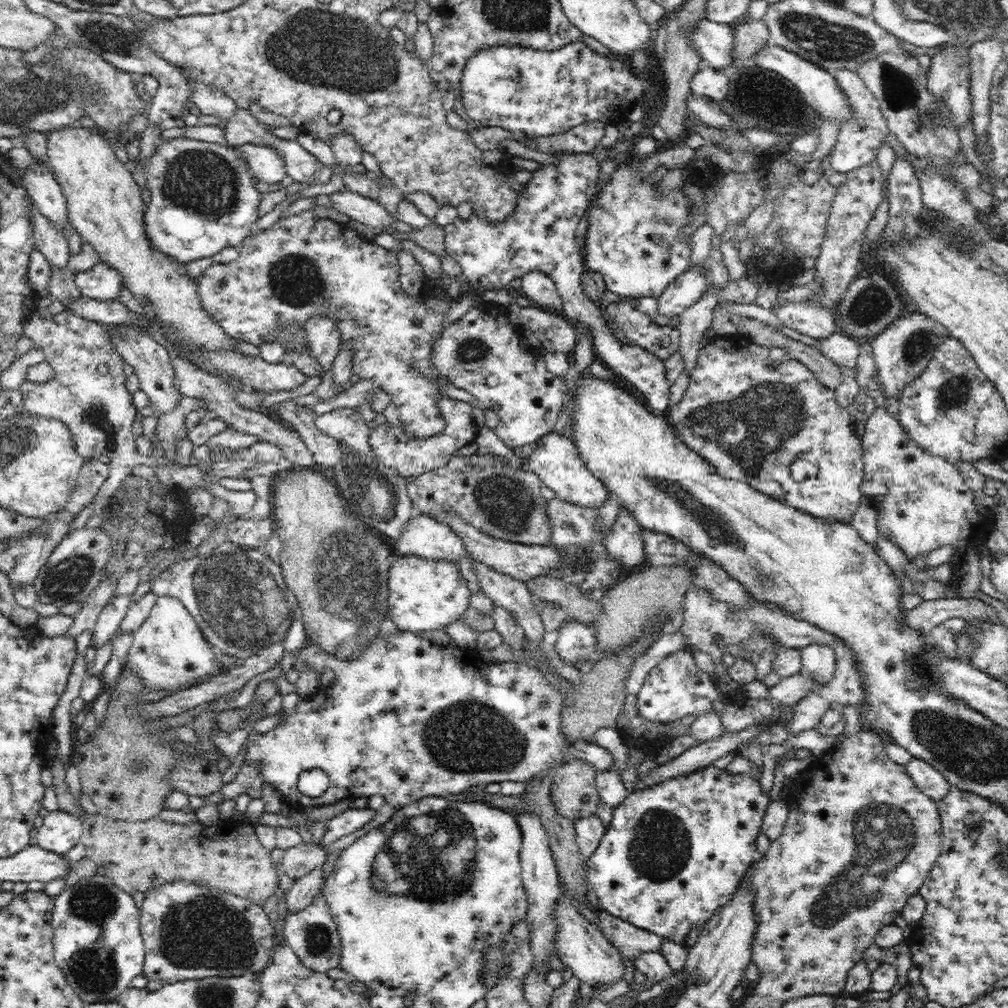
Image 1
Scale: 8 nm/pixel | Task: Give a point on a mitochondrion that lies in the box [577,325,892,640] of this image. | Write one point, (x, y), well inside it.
(752, 423)

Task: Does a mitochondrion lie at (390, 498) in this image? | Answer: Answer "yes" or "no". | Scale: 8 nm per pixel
yes

